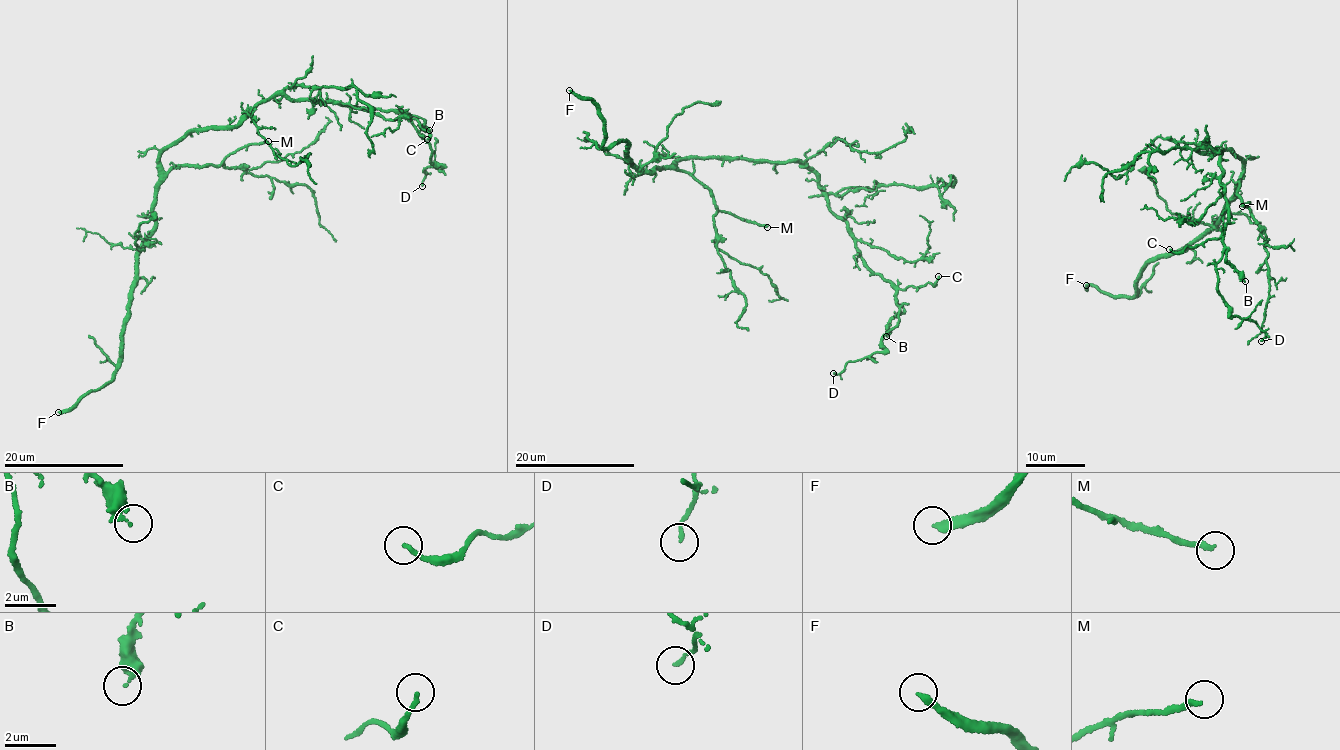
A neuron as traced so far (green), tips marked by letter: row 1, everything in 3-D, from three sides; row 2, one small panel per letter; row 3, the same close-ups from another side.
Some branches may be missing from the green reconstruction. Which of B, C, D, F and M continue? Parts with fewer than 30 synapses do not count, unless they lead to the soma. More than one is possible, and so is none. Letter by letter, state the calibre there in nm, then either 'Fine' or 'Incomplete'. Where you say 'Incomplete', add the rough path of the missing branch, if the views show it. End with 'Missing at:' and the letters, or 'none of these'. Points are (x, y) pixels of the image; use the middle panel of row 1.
B: Thickness 240 nm. Fine
C: Thickness 160 nm. Fine
D: Thickness 130 nm. Fine
F: Thickness 280 nm. Incomplete
M: Thickness 200 nm. Incomplete. Course of what is missing: (767, 227), (838, 251), (860, 240), (864, 227)
Missing at: F, M

